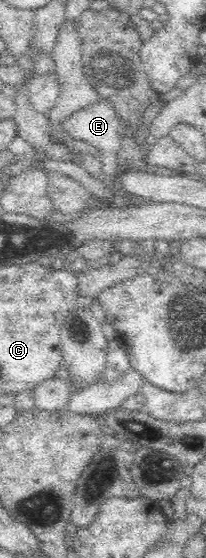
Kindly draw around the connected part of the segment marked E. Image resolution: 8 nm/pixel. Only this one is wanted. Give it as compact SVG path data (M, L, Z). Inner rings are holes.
M99 97L96 103L75 112L70 118L67 118L62 123L62 130L71 139L83 142L85 148L93 147L97 149L100 152L99 159L104 166L105 172L115 174L118 165L115 162L116 154L122 143L120 118L109 98Z

